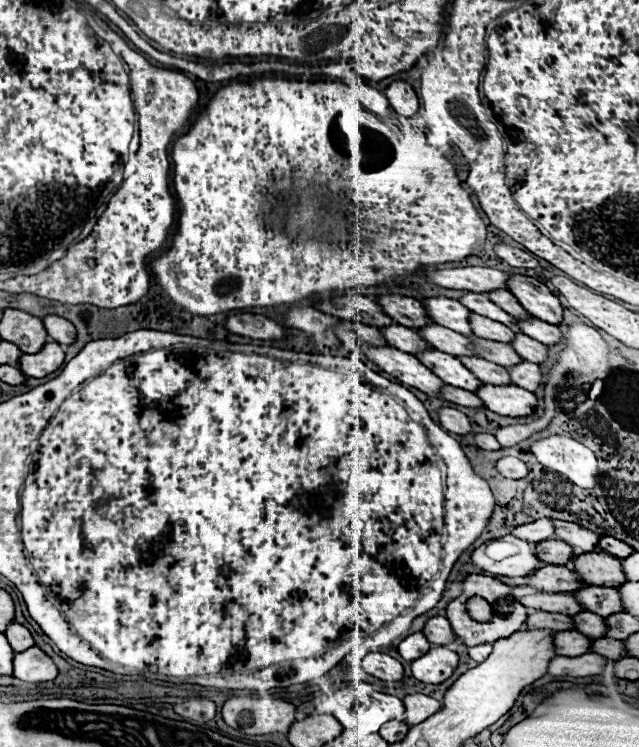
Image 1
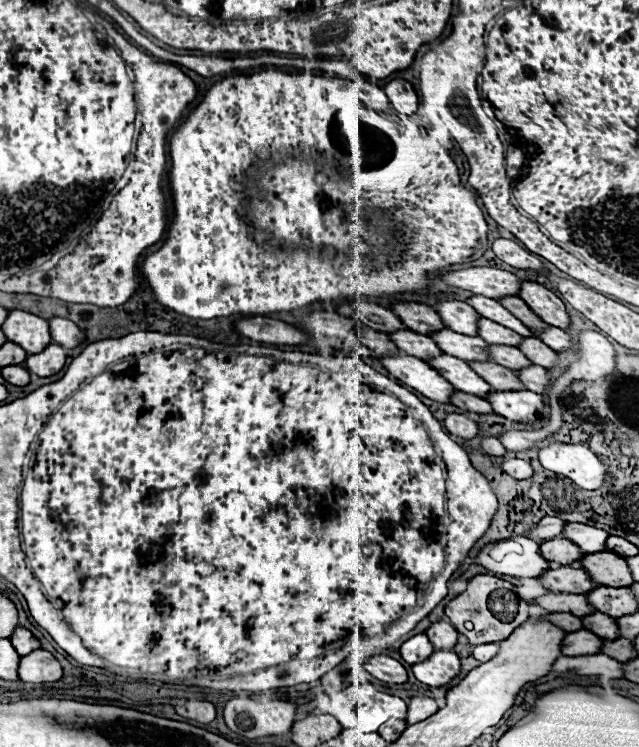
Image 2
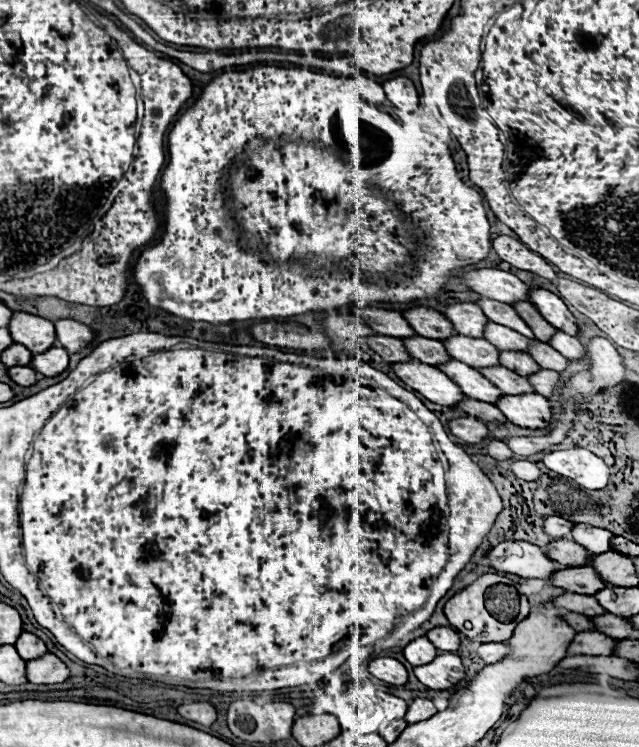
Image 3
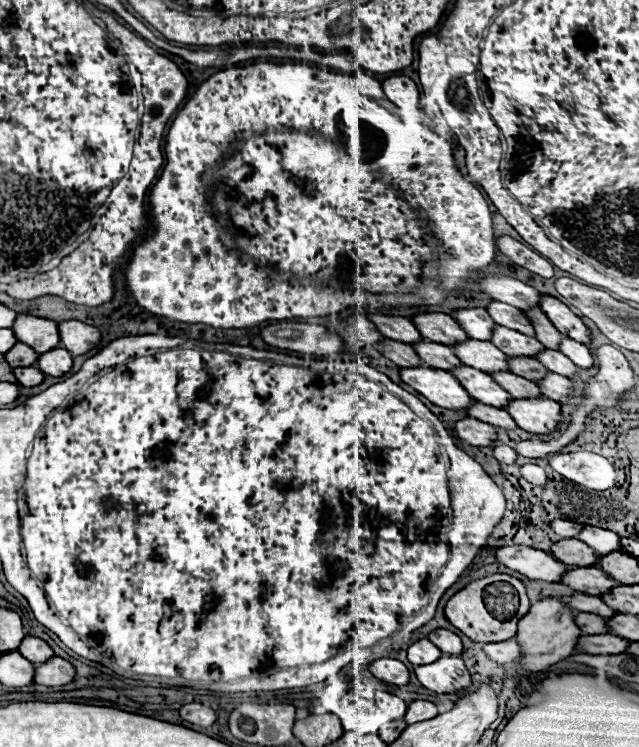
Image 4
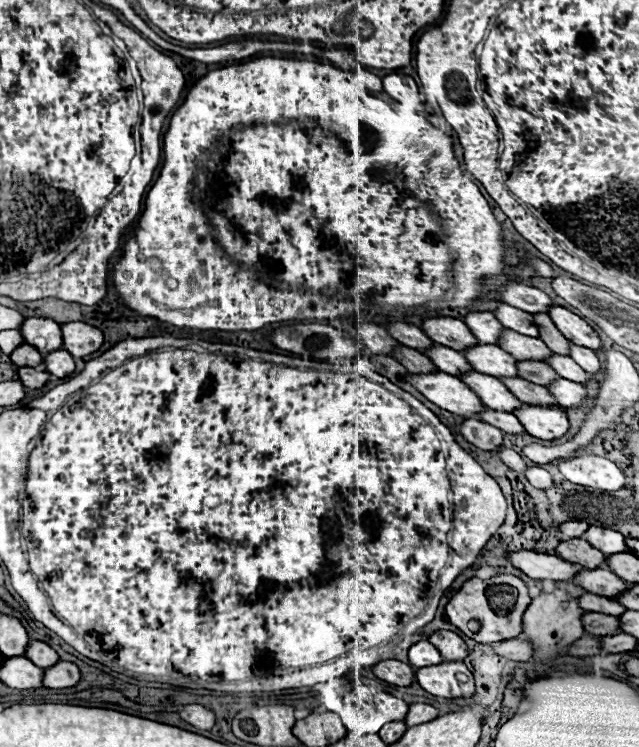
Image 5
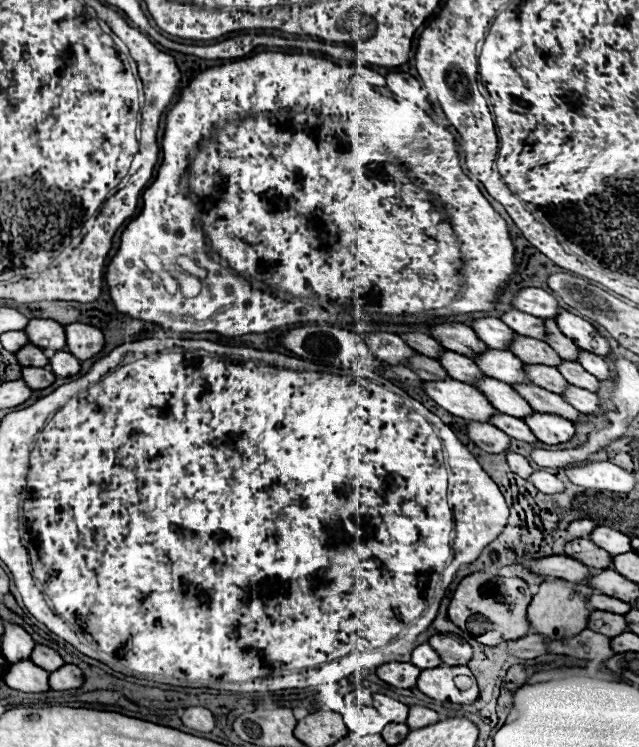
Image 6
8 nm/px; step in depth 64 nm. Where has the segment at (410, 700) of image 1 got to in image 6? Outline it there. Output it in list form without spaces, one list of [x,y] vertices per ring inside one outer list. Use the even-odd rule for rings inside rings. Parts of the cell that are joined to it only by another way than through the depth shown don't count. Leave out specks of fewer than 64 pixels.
[[[412,706],[406,724],[408,724],[410,730],[418,730],[418,728],[436,724],[438,720],[440,720],[440,718],[438,718],[438,714],[436,714],[434,710],[430,710],[430,708],[422,708],[422,706]]]

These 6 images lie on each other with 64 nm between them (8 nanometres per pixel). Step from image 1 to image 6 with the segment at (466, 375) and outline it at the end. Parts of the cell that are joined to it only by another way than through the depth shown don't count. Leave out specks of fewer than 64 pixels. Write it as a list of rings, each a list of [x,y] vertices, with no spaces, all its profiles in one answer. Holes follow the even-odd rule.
[[[482,378],[474,386],[486,398],[490,398],[492,406],[496,406],[498,412],[512,414],[514,418],[526,418],[526,416],[530,416],[534,412],[530,408],[530,404],[510,384],[504,384],[504,382],[494,380],[494,378]]]

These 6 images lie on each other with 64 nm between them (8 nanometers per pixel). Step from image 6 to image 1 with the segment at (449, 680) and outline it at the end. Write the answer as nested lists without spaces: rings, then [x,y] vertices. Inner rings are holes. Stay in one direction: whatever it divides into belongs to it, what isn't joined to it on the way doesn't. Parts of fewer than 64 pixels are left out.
[[[436,646],[412,662],[412,676],[424,684],[440,684],[454,674],[456,666],[458,654],[446,646]]]

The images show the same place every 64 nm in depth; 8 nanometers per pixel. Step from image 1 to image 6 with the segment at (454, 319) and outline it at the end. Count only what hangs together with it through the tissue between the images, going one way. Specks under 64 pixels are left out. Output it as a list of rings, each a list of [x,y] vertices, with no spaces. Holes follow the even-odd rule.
[[[492,316],[474,320],[472,322],[472,328],[478,334],[478,338],[486,342],[488,348],[496,348],[496,350],[508,350],[508,346],[512,344],[512,340],[518,336],[502,320],[492,318]]]

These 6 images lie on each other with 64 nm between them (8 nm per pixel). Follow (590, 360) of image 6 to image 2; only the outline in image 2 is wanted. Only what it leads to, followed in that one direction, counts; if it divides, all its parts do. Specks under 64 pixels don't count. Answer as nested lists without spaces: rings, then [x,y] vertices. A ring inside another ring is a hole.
[[[550,326],[548,330],[544,330],[542,334],[538,334],[538,338],[542,338],[544,344],[548,344],[552,350],[556,352],[566,352],[570,348],[574,348],[574,342],[572,342],[572,336],[556,326]]]

